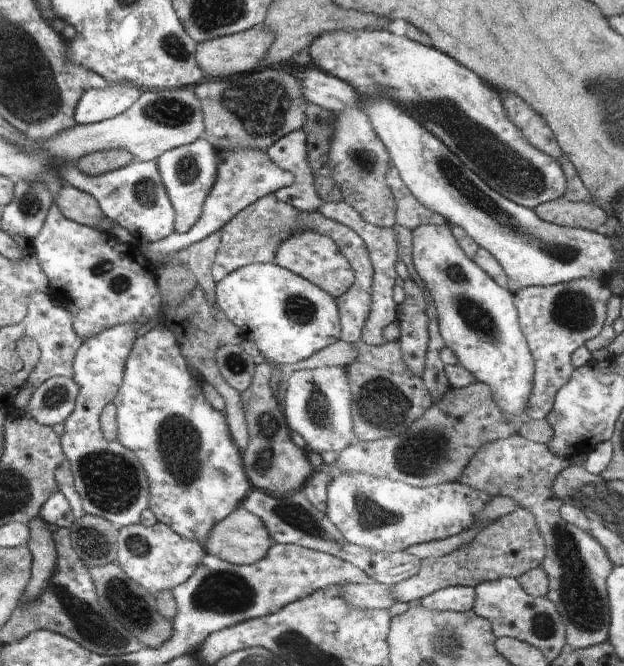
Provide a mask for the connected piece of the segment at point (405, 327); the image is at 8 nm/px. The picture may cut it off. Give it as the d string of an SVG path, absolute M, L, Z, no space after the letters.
M410 277L402 284L406 298L397 305L396 320L400 326L400 342L402 362L410 374L424 374L426 350L428 348L428 302L418 286L418 282Z

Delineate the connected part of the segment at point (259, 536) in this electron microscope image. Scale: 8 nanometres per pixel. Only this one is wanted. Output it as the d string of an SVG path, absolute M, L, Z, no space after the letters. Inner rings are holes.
M240 506L228 514L224 520L220 520L214 525L204 549L206 553L218 556L220 560L226 560L226 562L236 565L249 565L260 562L266 556L272 543L272 538L269 538L268 530L262 524L262 520Z

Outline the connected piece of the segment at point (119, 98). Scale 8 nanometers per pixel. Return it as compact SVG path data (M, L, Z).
M108 83L106 88L90 89L76 104L74 120L78 124L97 123L122 114L141 95L134 84Z

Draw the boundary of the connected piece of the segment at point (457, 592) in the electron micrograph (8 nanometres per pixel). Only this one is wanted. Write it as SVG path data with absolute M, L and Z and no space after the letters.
M466 586L446 587L424 598L420 599L420 604L424 608L434 611L471 611L476 600L475 588Z

